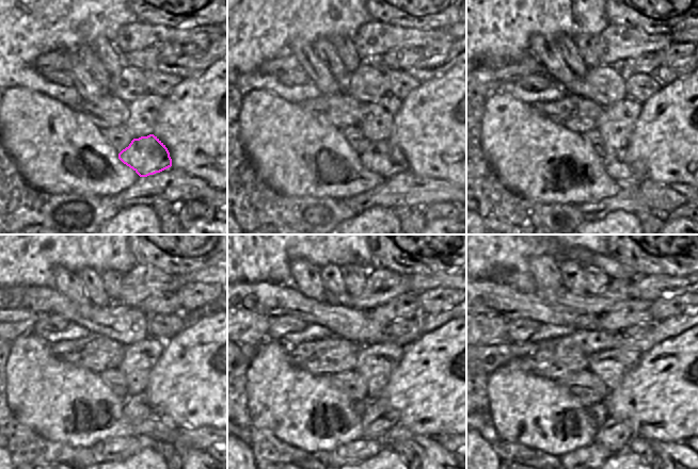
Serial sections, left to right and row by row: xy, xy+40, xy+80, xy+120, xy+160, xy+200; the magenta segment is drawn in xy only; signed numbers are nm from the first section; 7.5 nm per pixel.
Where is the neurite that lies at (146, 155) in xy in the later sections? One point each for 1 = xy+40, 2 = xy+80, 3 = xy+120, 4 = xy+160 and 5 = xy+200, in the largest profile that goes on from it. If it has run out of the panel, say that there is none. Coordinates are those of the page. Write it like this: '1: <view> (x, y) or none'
1: xy+40 (383, 158)
2: xy+80 (615, 165)
3: xy+120 (136, 409)
4: xy+160 (378, 417)
5: xy+200 (614, 435)

